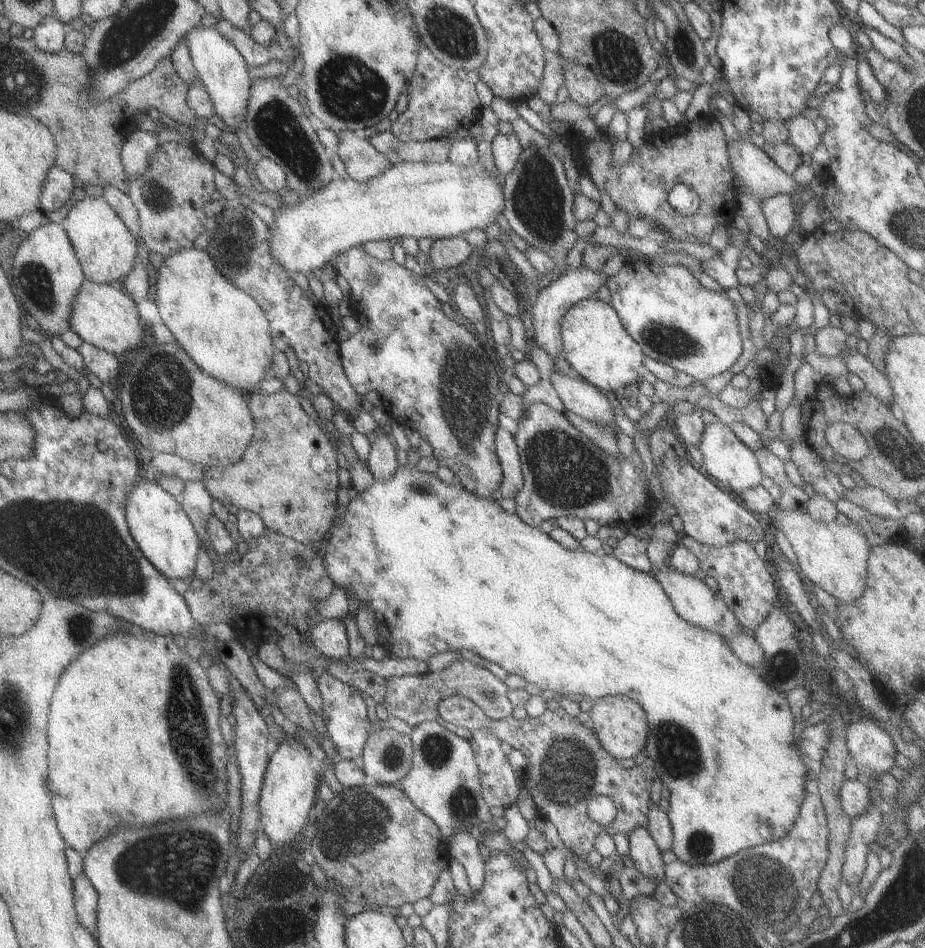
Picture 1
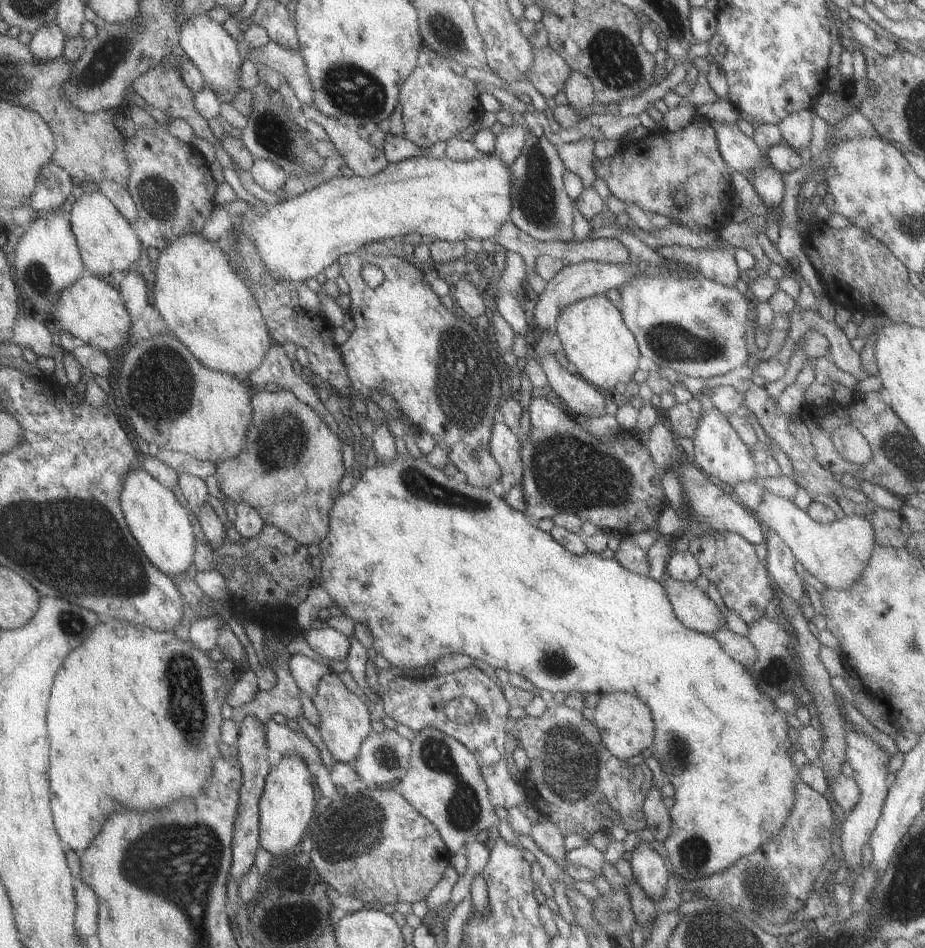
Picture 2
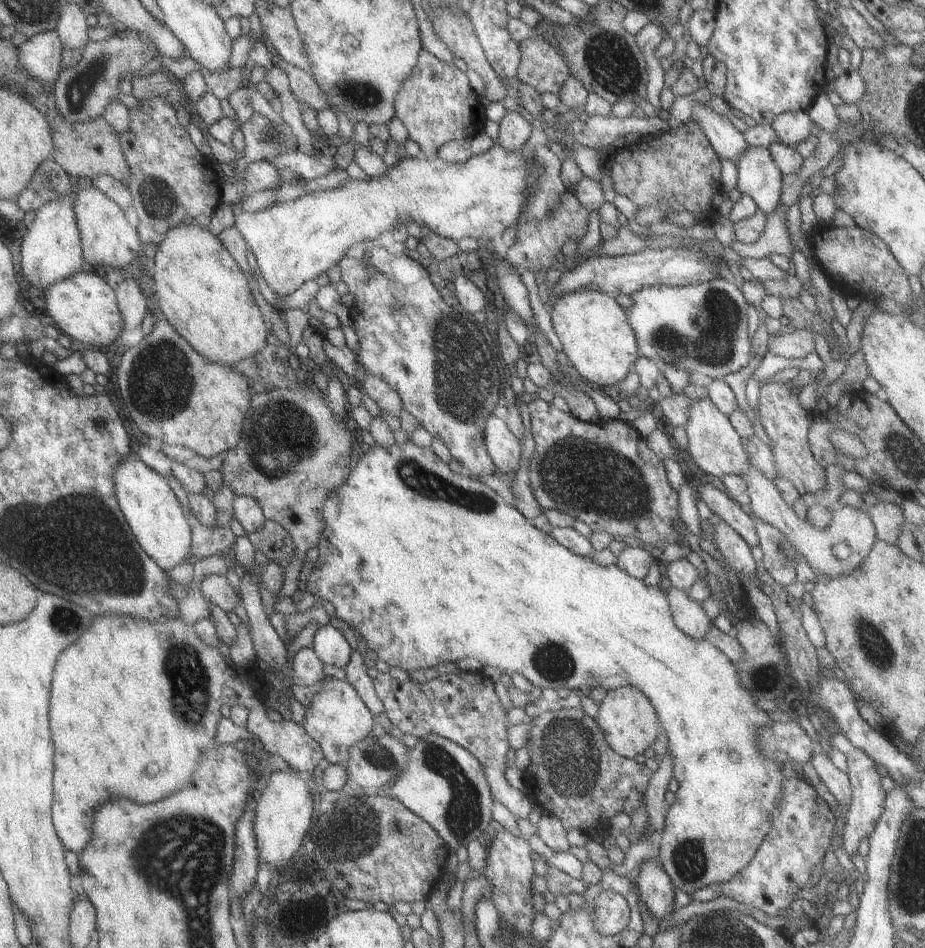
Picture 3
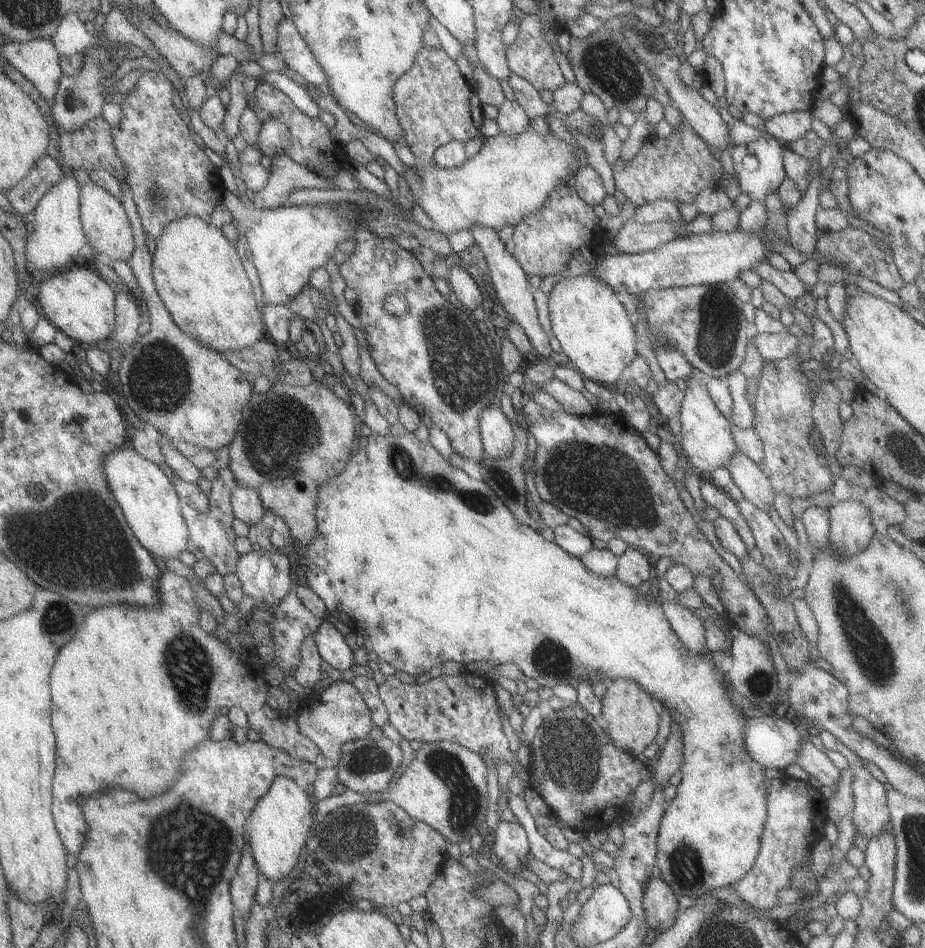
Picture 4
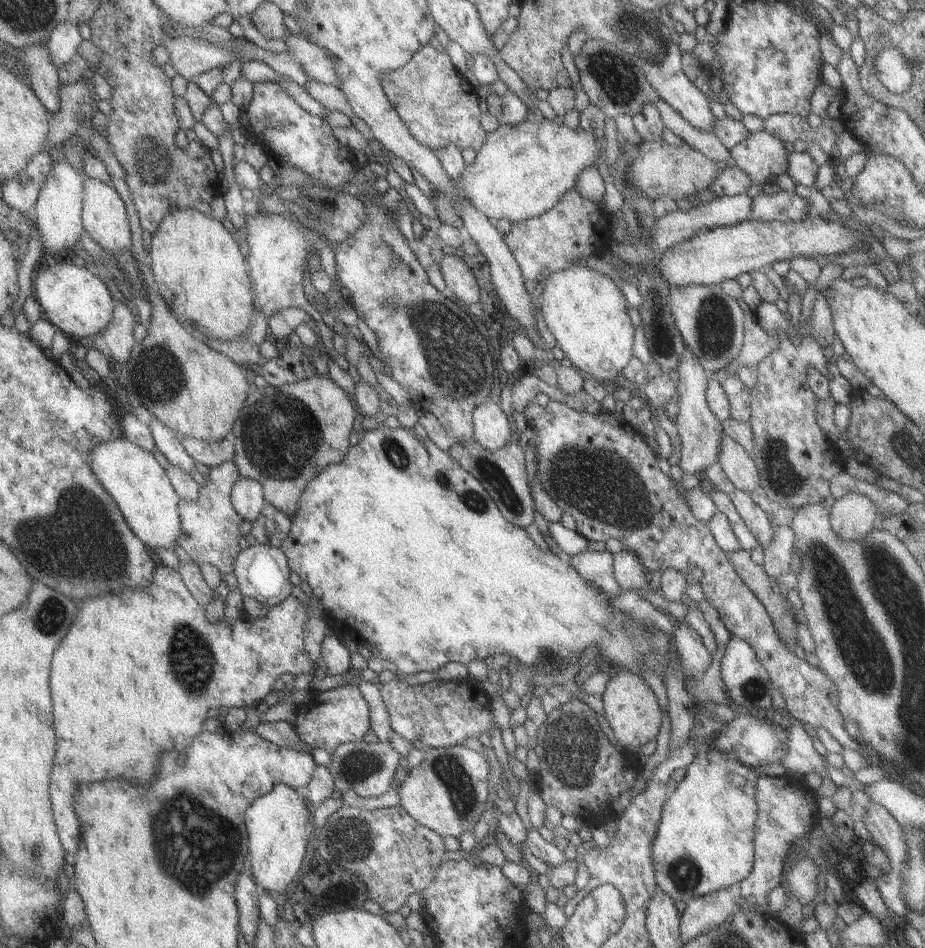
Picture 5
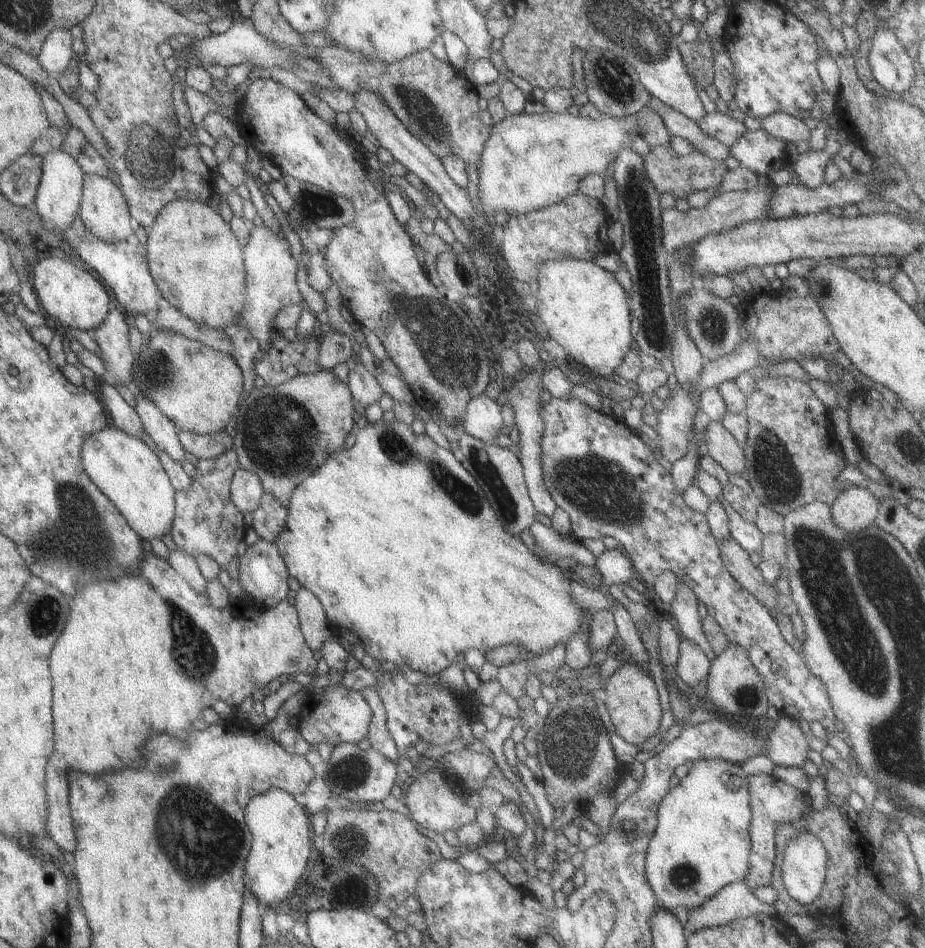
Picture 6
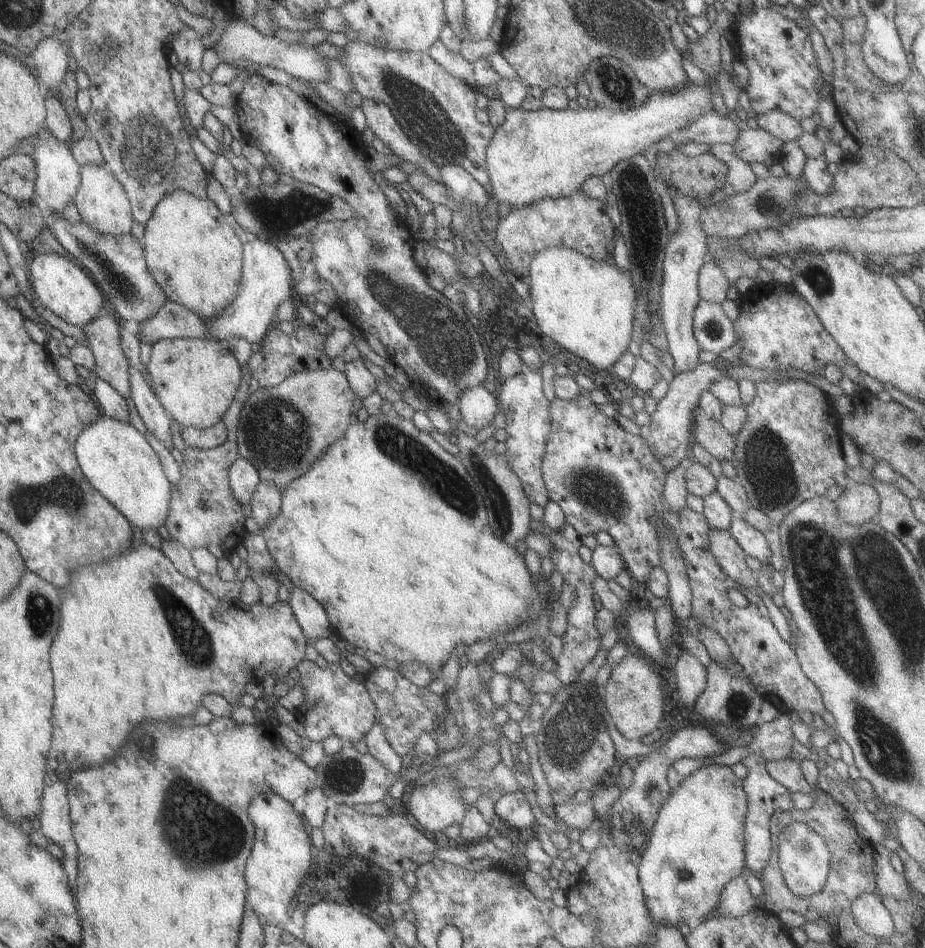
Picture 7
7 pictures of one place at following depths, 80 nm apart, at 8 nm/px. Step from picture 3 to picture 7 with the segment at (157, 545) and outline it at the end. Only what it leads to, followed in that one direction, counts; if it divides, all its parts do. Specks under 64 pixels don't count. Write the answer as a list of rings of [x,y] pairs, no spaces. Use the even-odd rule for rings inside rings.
[[[100,414],[92,423],[85,425],[85,428],[81,429],[75,439],[74,445],[74,455],[79,465],[80,471],[83,473],[85,480],[97,491],[107,502],[110,502],[116,509],[118,513],[121,513],[125,520],[130,524],[130,526],[135,530],[135,532],[141,532],[144,529],[152,529],[156,531],[159,526],[163,526],[166,521],[166,516],[168,515],[168,502],[171,498],[171,483],[165,478],[164,472],[162,471],[160,462],[158,461],[157,455],[153,452],[151,446],[147,442],[143,434],[140,434],[131,424],[121,422],[120,420],[115,420],[109,418],[107,415]]]

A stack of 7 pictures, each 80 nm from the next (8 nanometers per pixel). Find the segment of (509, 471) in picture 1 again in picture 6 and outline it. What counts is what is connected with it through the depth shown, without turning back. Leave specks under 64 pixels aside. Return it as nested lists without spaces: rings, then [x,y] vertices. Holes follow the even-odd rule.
[[[484,394],[470,397],[460,422],[460,430],[481,442],[492,444],[499,429],[503,428],[500,404],[501,401],[493,401]]]

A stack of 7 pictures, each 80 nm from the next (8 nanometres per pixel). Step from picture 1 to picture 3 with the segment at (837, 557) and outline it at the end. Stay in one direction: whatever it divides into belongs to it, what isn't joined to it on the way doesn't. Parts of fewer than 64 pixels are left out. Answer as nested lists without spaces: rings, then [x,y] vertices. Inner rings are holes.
[[[751,466],[747,473],[737,476],[744,480],[749,495],[750,501],[747,504],[747,512],[751,512],[759,520],[770,524],[781,532],[794,548],[796,554],[803,557],[815,575],[823,575],[829,579],[846,575],[854,568],[859,567],[863,559],[869,554],[876,538],[873,523],[862,510],[849,505],[842,505],[839,510],[830,511],[831,520],[827,526],[816,529],[805,519],[800,519],[795,515],[793,509],[780,497],[770,478],[753,470]],[[840,542],[849,548],[849,554],[844,560],[837,559],[831,552],[833,546]]]

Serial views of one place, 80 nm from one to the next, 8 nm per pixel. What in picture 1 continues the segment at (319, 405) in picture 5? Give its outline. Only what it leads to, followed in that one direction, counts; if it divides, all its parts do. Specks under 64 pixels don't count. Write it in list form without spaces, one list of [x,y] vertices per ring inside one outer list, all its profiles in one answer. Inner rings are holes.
[[[281,389],[275,394],[268,394],[261,392],[260,390],[253,391],[251,394],[247,395],[249,413],[251,414],[253,420],[253,433],[251,436],[251,441],[247,444],[243,454],[239,458],[238,462],[235,462],[235,465],[231,464],[230,466],[215,466],[212,468],[206,468],[205,474],[203,475],[203,480],[201,481],[205,490],[209,492],[212,500],[218,500],[223,505],[231,504],[235,508],[240,510],[247,510],[248,512],[253,512],[261,518],[264,528],[269,528],[273,532],[277,532],[282,536],[285,536],[293,541],[308,544],[310,545],[314,541],[323,542],[325,537],[332,526],[332,519],[335,516],[335,510],[337,508],[337,461],[336,455],[337,450],[335,446],[331,445],[327,434],[321,430],[321,426],[313,421],[313,416],[307,415],[303,408],[301,408],[301,402],[299,402],[298,394],[289,394],[285,389]]]

